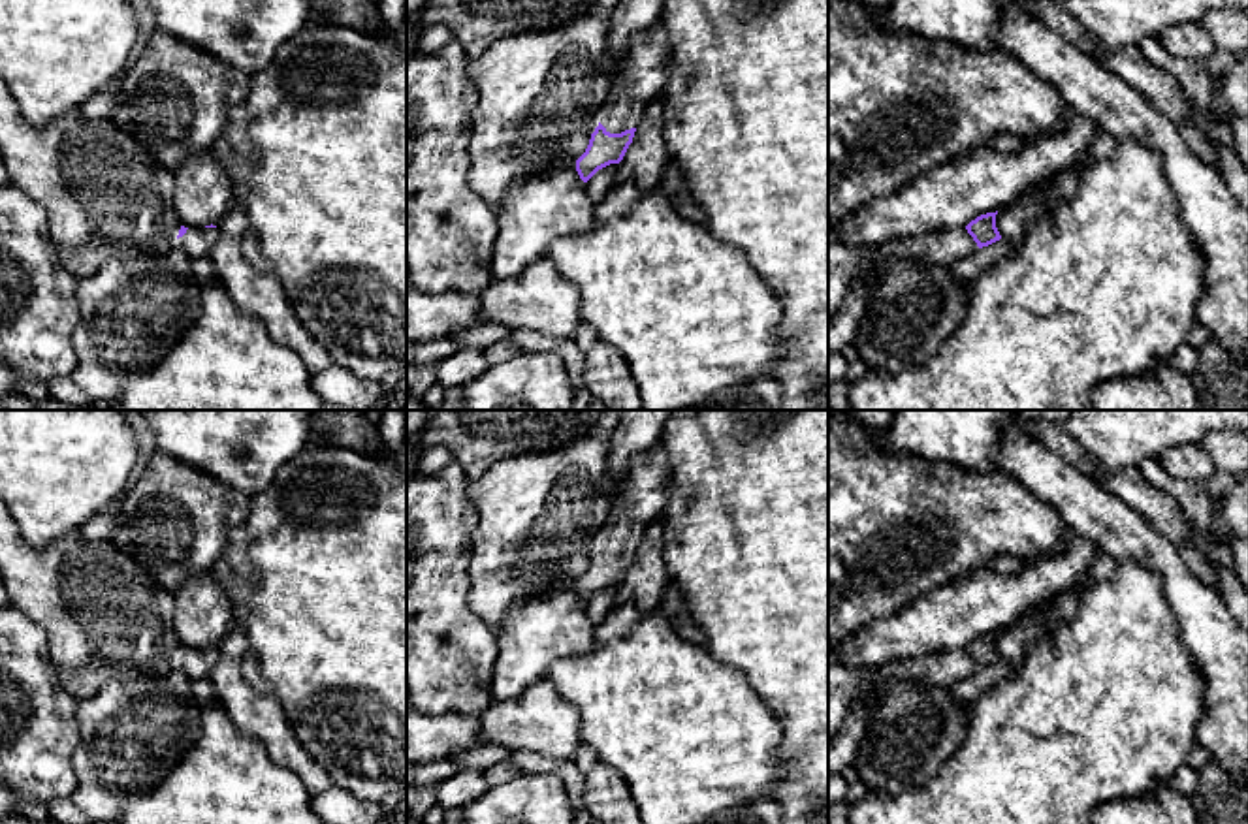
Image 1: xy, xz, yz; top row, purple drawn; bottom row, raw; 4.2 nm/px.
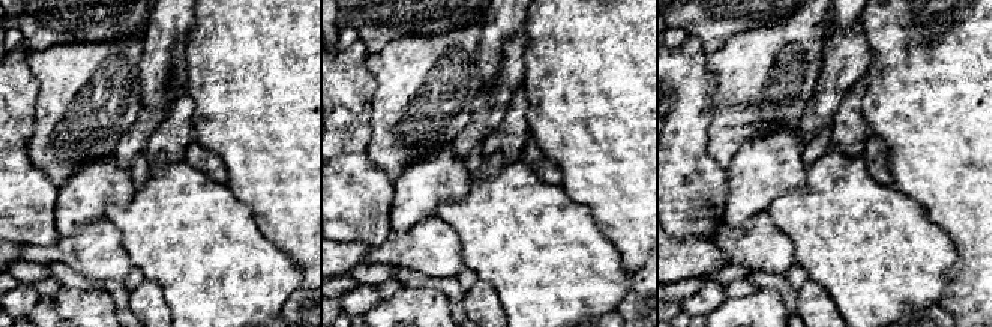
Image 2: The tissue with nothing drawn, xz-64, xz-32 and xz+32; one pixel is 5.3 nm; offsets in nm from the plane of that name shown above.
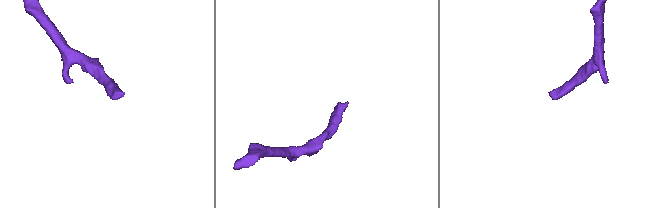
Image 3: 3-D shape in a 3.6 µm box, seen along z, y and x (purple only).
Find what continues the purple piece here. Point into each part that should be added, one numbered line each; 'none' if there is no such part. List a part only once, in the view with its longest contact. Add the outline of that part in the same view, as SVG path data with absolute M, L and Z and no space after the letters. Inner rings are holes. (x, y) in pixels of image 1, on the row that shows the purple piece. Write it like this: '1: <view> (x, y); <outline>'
1: xz (642, 76); M661 24L632 34L612 81L600 124L610 134L636 128L646 107L664 92L670 40Z

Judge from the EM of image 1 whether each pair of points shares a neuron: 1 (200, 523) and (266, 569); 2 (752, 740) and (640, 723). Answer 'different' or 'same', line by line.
1: different
2: same

